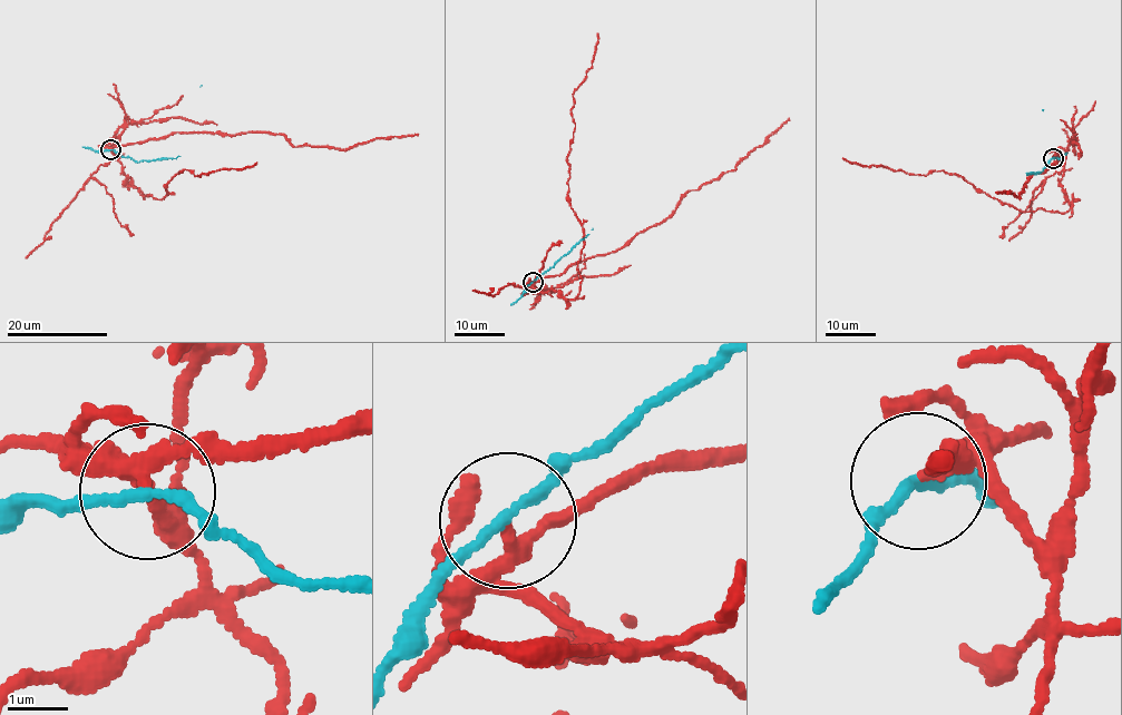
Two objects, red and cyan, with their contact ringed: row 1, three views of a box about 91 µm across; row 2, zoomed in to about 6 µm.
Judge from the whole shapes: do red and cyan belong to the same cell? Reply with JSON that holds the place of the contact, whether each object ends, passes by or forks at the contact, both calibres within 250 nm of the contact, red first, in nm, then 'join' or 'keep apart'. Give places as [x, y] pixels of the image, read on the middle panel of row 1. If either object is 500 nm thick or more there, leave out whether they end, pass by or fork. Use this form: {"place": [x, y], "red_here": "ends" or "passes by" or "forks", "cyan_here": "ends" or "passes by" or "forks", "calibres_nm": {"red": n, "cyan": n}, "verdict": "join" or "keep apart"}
{"place": [533, 282], "red_here": "passes by", "cyan_here": "passes by", "calibres_nm": {"red": 190, "cyan": 170}, "verdict": "keep apart"}

